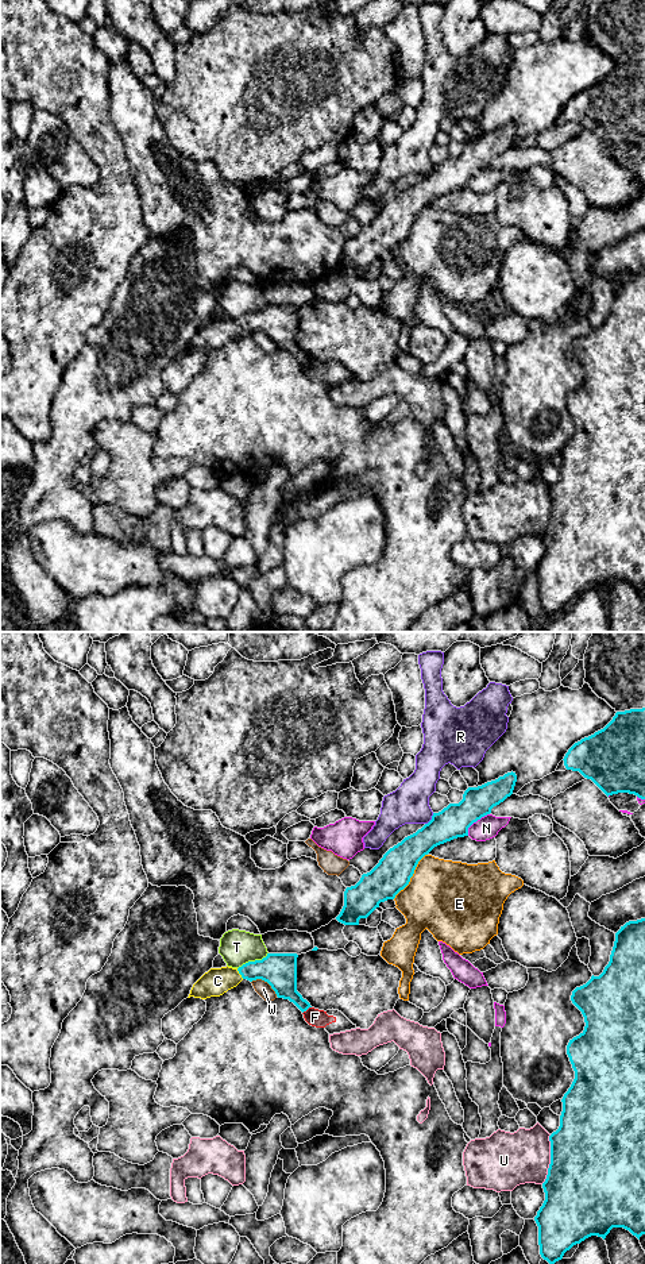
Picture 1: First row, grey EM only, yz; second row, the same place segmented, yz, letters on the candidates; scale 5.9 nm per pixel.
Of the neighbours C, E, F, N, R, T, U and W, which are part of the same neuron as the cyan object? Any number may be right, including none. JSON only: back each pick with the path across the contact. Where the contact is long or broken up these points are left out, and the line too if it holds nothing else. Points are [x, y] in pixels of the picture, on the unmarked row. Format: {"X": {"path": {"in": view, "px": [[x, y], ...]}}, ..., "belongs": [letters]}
{"C": {"path": {"in": "yz", "px": [[279, 322], [239, 324], [217, 332]]}}, "belongs": ["C"]}

